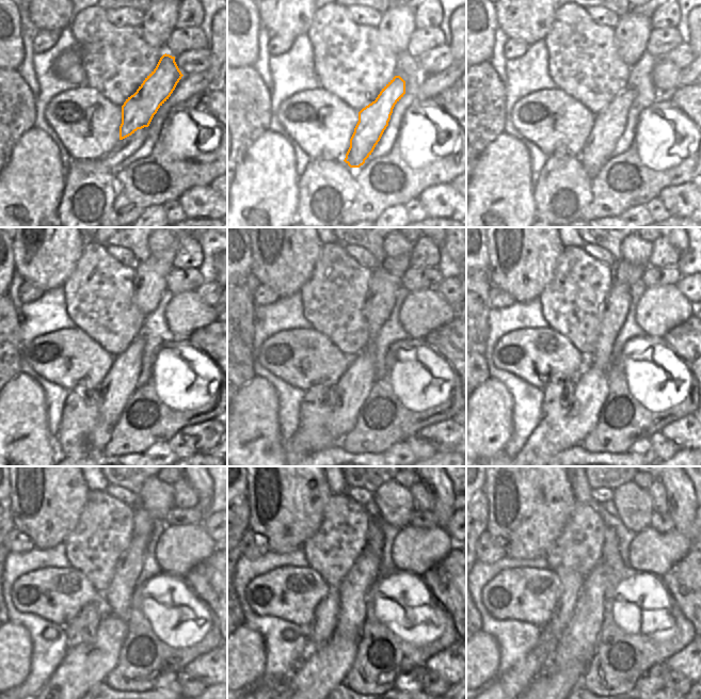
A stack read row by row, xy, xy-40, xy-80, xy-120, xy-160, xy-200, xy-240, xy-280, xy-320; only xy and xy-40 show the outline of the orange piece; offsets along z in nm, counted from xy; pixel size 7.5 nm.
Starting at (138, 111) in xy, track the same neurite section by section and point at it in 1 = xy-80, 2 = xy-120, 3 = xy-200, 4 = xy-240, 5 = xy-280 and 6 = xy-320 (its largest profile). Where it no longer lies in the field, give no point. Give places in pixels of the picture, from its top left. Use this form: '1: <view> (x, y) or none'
1: xy-80 (609, 124)
2: xy-120 (120, 383)
3: xy-200 (555, 432)
4: xy-240 (84, 666)
5: xy-280 (324, 667)
6: xy-320 (551, 683)

